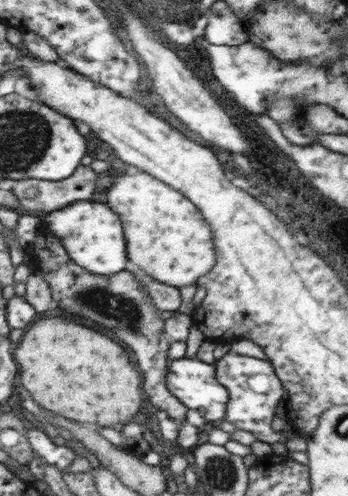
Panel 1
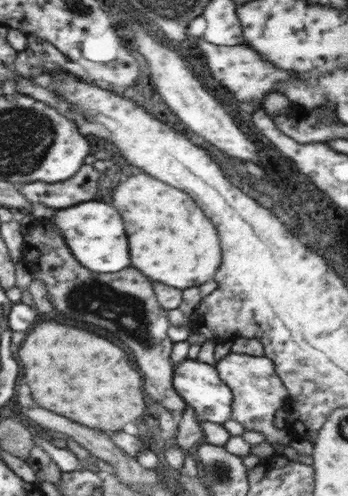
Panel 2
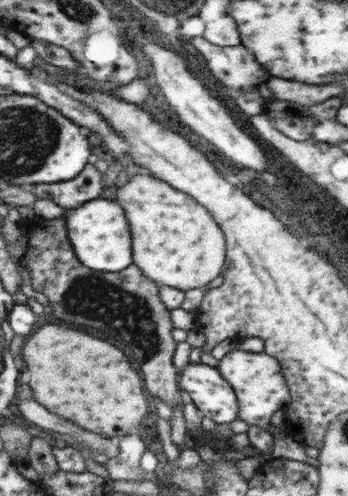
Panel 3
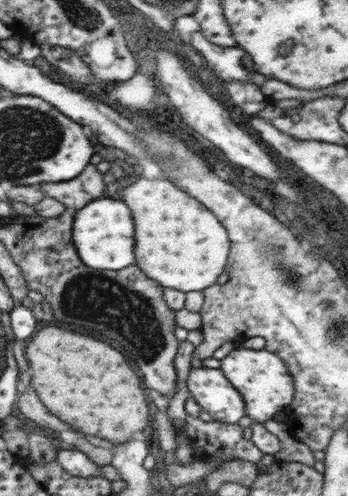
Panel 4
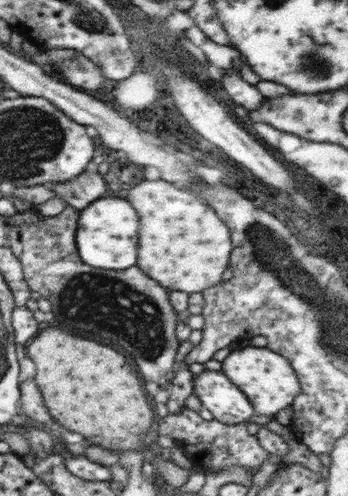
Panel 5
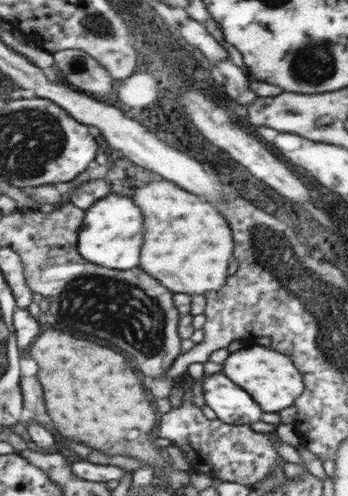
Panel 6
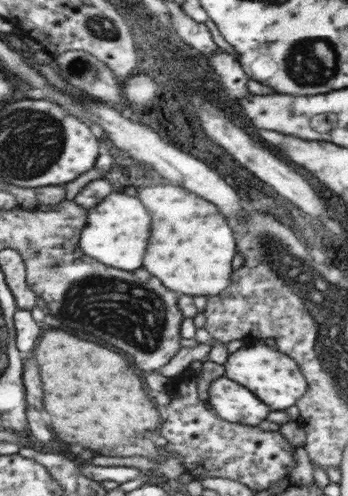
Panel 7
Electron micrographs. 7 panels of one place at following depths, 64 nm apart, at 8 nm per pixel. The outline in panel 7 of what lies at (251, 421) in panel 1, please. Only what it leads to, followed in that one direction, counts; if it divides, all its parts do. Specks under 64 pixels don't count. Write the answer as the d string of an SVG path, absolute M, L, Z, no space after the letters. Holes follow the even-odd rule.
M253 340L251 346L239 348L233 354L227 356L225 366L225 378L235 380L237 384L249 388L259 400L271 408L271 412L295 408L299 396L307 392L307 382L301 376L301 368L297 368L297 362L291 360L287 354L281 354L279 350L273 350L265 346L263 340Z

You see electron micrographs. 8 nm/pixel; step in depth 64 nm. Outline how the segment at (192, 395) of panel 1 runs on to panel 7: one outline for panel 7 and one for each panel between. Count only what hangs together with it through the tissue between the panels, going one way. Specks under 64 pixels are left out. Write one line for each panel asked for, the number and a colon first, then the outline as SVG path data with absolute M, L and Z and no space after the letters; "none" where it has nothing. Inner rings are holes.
2: M183 360L181 364L173 366L175 368L175 378L173 378L173 386L175 392L179 396L183 396L183 400L187 400L187 404L197 412L197 416L205 422L215 422L215 424L225 424L227 420L233 418L231 414L231 406L233 406L233 392L227 384L221 382L217 368L205 362L197 362L197 360Z
3: M189 364L177 380L187 400L199 408L203 418L211 418L215 424L231 424L237 414L237 396L229 382L223 380L217 368L207 364Z
4: M191 368L187 388L189 396L213 422L237 424L239 418L247 416L243 396L235 390L235 386L223 376L219 368Z
5: M201 372L195 376L193 392L201 400L203 410L209 410L213 420L223 424L237 426L249 422L251 416L257 416L247 394L221 372Z
6: M223 372L203 380L203 396L205 404L215 412L215 416L227 424L251 426L263 414L253 396L233 384Z
7: M221 376L209 386L209 404L211 408L231 424L259 426L269 414L271 408L263 400L259 400L249 388Z

